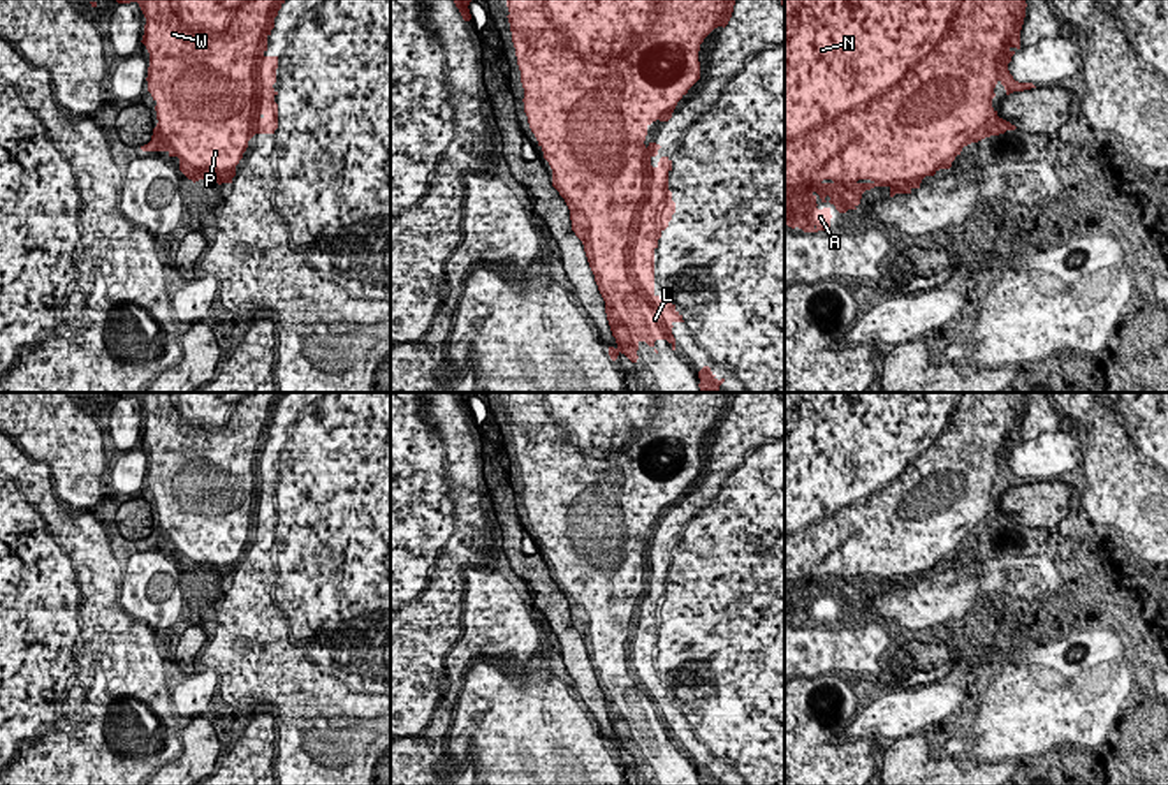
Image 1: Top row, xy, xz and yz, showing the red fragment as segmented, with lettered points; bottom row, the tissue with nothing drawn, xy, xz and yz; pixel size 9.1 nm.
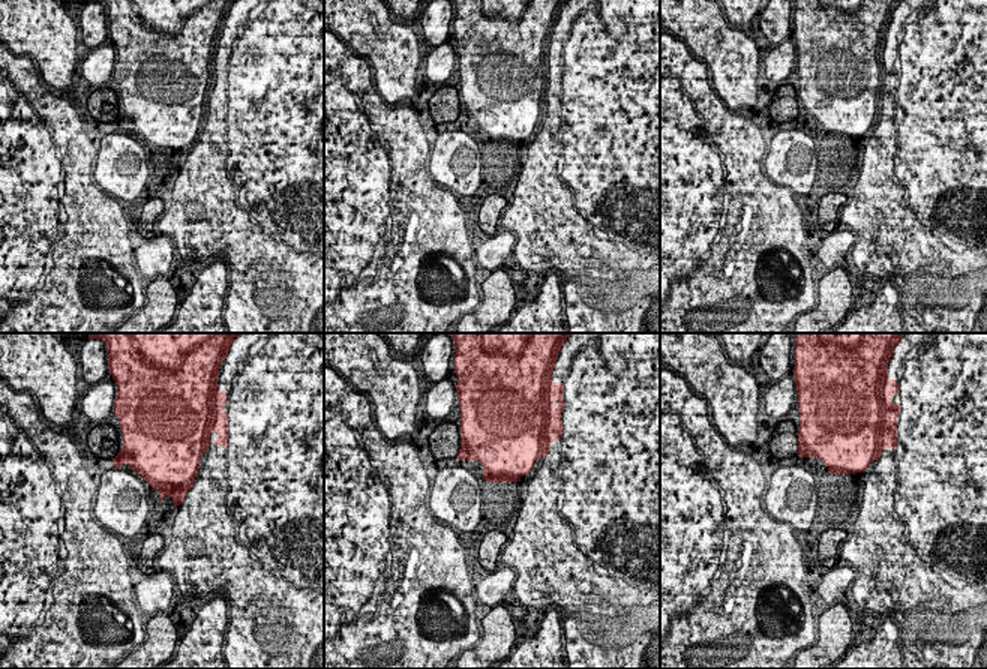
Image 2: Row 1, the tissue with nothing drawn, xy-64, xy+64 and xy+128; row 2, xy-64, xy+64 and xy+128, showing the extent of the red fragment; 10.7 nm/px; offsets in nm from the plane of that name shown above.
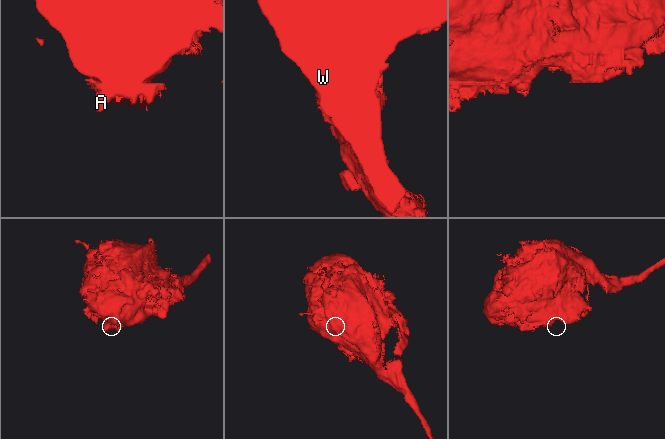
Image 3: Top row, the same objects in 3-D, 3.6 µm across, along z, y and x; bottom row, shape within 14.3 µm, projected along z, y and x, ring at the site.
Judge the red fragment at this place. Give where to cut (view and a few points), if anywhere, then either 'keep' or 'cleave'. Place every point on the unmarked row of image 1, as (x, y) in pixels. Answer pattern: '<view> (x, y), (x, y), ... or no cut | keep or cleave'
no cut | keep

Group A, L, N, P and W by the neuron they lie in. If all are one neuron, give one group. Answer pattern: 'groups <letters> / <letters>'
groups A L N P W

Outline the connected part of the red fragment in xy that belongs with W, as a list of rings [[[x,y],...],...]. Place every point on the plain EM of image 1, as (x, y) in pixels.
[[[114,392],[118,398],[137,396],[144,412],[142,438],[150,447],[148,486],[157,496],[157,521],[142,546],[167,546],[179,553],[179,565],[192,574],[232,577],[236,560],[255,528],[278,523],[276,477],[278,451],[266,451],[274,412],[288,392]]]

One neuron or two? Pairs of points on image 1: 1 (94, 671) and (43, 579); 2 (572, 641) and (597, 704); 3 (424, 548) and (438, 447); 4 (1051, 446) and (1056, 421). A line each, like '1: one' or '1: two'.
1: one
2: one
3: one
4: two

